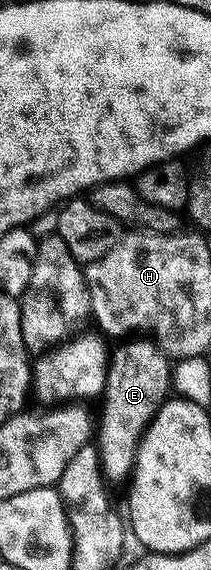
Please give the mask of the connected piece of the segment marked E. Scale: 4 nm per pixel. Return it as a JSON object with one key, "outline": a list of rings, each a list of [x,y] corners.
{"outline":[[[134,340],[123,341],[123,346],[115,354],[113,351],[106,376],[104,397],[101,399],[102,423],[99,426],[97,423],[96,426],[98,458],[102,461],[103,475],[111,483],[120,481],[125,474],[127,477],[133,471],[142,435],[146,433],[158,409],[172,394],[171,359],[167,358],[153,341],[130,341]]]}

